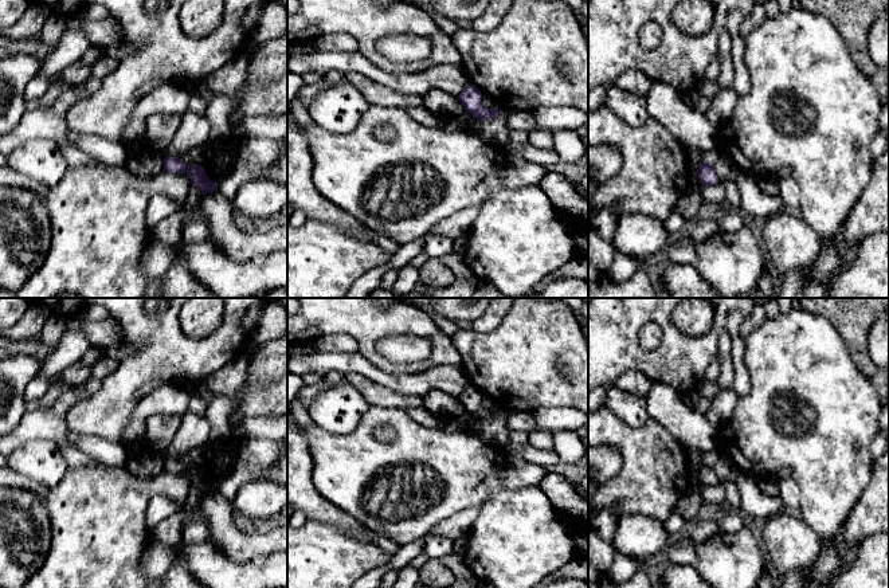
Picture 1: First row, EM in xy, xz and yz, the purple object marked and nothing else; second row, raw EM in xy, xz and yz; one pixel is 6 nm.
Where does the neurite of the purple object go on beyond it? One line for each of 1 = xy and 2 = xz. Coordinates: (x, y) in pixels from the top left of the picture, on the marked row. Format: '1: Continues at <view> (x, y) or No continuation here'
1: No continuation here
2: No continuation here

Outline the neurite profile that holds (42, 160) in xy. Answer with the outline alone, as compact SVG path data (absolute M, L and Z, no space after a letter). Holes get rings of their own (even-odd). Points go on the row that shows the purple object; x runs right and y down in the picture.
M38 138L15 149L7 156L7 165L46 184L55 187L67 170L67 161L58 142L48 138Z

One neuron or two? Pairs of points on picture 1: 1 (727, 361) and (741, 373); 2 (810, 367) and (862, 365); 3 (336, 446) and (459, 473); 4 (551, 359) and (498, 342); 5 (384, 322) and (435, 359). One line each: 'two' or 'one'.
1: two
2: two
3: one
4: one
5: one

